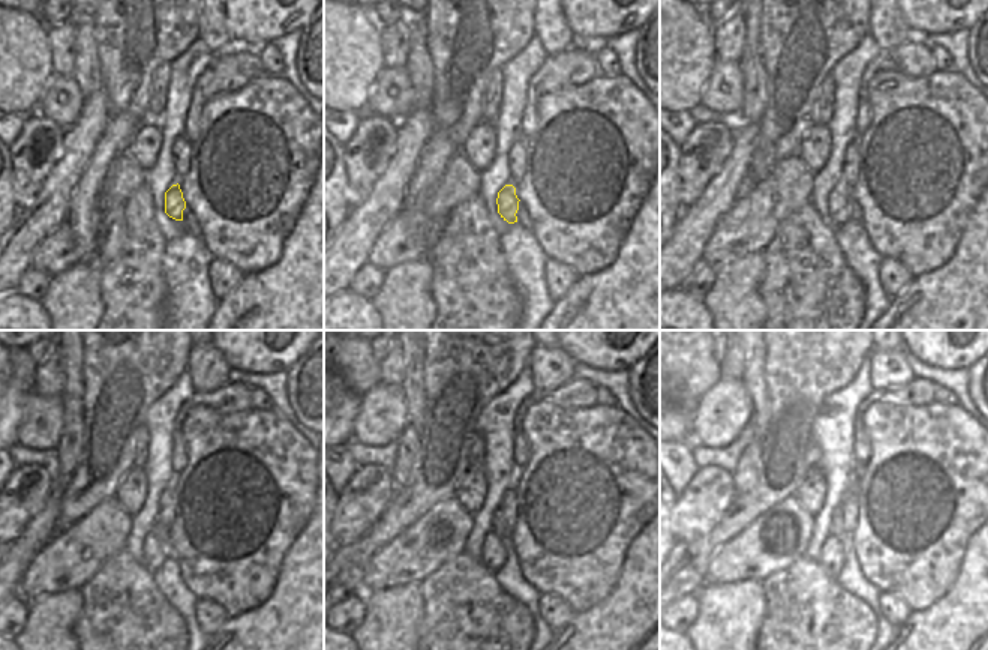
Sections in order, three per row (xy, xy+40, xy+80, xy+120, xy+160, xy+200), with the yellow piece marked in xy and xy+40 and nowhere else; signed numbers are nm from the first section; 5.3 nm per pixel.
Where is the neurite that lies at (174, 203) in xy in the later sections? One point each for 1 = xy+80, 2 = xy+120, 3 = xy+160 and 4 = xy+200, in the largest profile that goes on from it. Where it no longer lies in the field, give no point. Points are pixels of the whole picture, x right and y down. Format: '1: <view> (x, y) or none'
1: xy+80 (840, 200)
2: xy+120 (158, 544)
3: xy+160 (494, 554)
4: xy+200 (831, 556)

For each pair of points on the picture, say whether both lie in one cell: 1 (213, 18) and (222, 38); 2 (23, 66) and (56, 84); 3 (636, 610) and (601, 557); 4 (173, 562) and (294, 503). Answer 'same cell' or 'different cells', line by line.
1: same cell
2: different cells
3: different cells
4: different cells

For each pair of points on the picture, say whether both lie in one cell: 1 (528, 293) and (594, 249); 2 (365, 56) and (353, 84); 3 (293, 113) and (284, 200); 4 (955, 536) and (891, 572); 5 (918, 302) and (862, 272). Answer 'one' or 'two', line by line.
1: two
2: one
3: one
4: one
5: two

